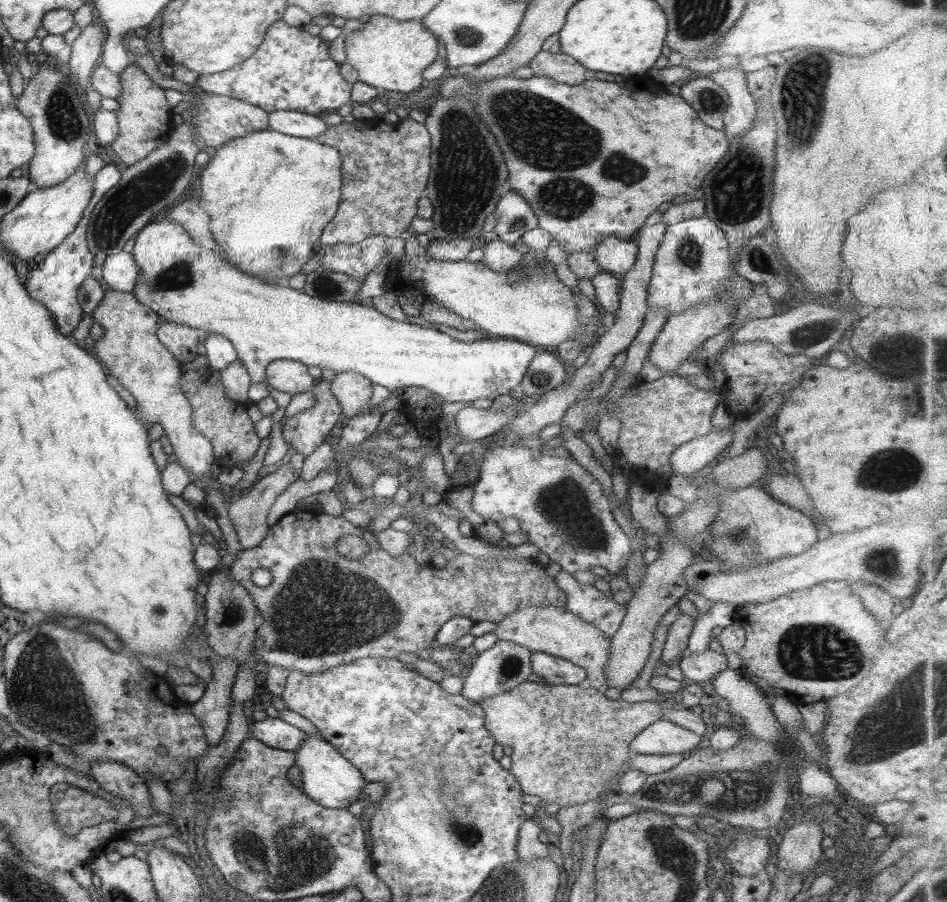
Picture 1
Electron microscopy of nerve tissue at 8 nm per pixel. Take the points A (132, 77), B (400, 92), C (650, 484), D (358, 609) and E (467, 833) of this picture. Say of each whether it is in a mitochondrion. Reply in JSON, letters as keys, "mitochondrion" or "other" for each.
{"A":"other","B":"other","C":"other","D":"mitochondrion","E":"mitochondrion"}

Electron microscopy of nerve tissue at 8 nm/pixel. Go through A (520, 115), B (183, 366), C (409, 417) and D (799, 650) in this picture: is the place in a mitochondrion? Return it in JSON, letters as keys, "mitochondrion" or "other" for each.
{"A":"mitochondrion","B":"other","C":"other","D":"mitochondrion"}

